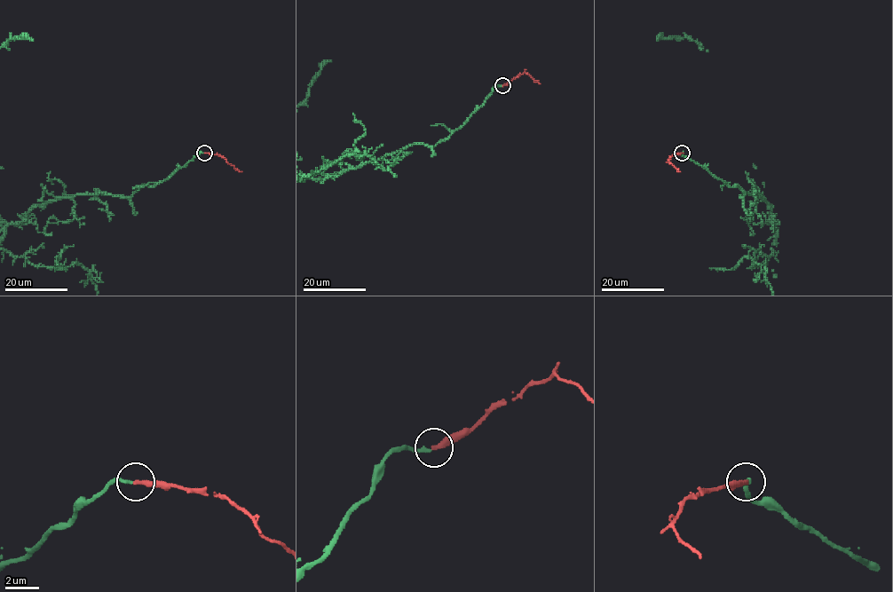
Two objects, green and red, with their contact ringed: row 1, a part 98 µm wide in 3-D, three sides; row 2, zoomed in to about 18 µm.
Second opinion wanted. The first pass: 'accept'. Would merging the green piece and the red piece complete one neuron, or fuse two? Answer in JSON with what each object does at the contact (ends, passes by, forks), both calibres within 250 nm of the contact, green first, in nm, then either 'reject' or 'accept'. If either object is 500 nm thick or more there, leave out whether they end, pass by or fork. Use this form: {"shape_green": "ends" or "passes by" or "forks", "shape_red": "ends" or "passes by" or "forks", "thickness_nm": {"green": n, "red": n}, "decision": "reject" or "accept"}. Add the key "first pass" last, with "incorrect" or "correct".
{"shape_green": "ends", "shape_red": "ends", "thickness_nm": {"green": 200, "red": 320}, "decision": "accept", "first pass": "correct"}

